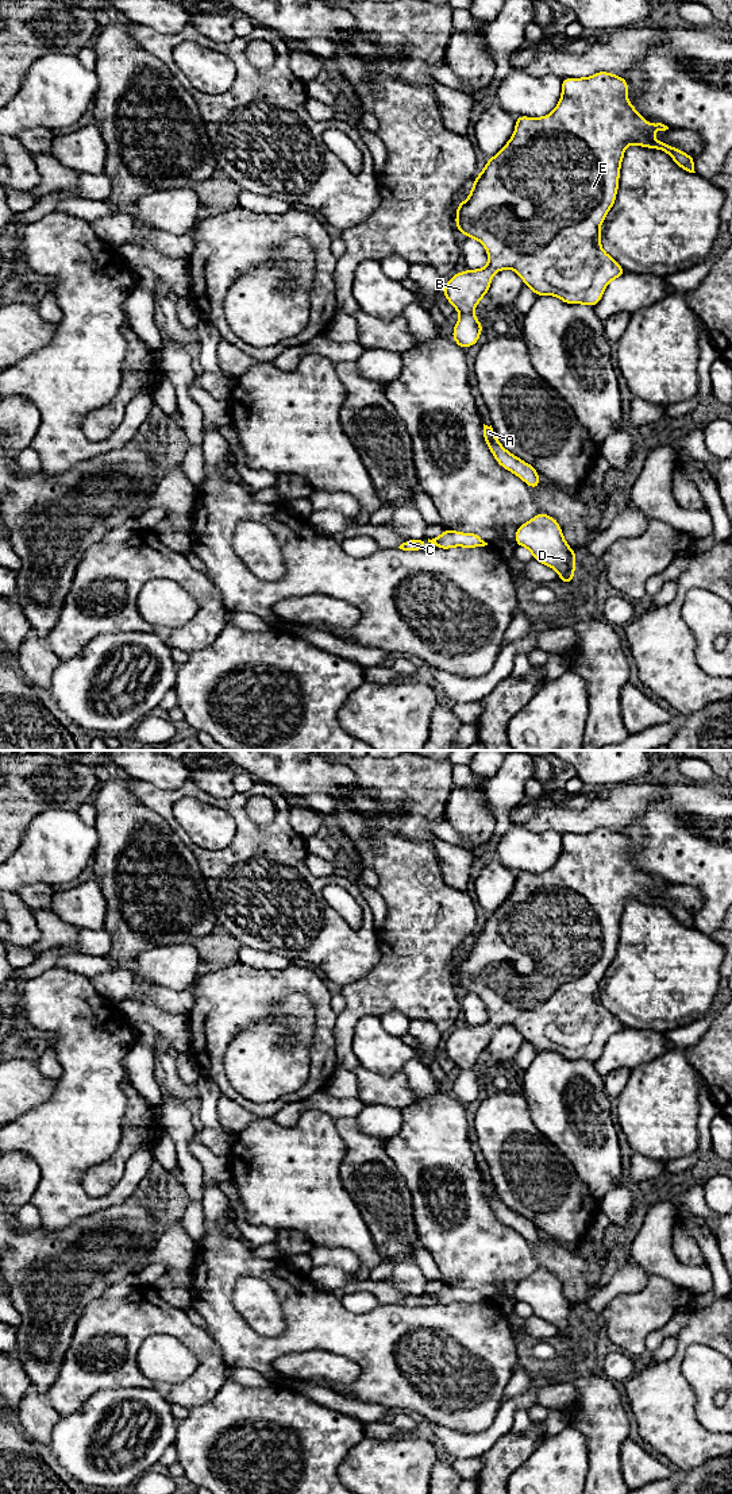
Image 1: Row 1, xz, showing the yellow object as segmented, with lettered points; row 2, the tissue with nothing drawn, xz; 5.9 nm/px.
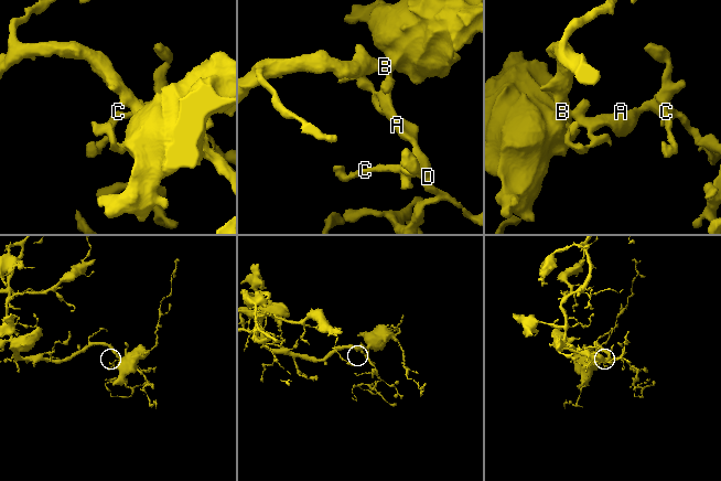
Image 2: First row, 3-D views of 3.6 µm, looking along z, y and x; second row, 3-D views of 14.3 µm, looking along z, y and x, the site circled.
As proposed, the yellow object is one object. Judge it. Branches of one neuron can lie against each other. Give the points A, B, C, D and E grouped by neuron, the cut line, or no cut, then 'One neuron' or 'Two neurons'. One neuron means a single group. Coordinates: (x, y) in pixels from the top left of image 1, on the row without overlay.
Groups: A B C D E. No split. One neuron

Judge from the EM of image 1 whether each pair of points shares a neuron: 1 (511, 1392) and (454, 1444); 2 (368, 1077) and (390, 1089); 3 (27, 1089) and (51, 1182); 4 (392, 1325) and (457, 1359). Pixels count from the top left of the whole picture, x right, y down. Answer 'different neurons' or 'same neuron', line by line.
1: different neurons
2: same neuron
3: different neurons
4: same neuron

